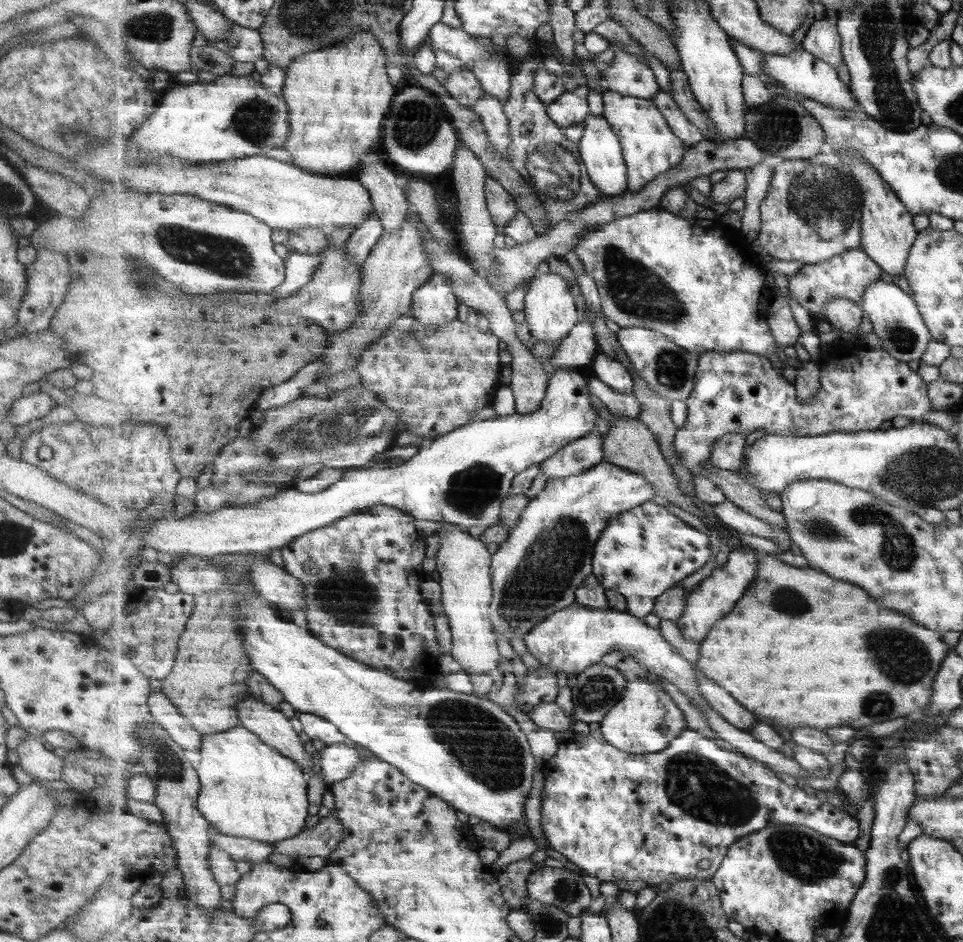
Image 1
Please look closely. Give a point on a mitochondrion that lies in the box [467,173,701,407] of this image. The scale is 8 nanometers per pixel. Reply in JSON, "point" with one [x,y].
{"point":[635,289]}

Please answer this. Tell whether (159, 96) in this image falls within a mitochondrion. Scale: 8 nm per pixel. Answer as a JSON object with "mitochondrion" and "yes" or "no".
{"mitochondrion":"no"}

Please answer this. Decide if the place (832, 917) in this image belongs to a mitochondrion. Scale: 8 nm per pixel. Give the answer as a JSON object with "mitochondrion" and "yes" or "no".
{"mitochondrion":"no"}

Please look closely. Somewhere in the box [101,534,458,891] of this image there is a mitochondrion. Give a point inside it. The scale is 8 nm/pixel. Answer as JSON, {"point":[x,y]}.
{"point":[169,766]}

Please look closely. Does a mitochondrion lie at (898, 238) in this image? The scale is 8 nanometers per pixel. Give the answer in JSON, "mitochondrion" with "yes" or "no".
{"mitochondrion":"no"}

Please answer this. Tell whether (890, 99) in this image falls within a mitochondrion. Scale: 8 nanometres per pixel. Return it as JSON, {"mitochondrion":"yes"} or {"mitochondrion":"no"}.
{"mitochondrion":"yes"}

